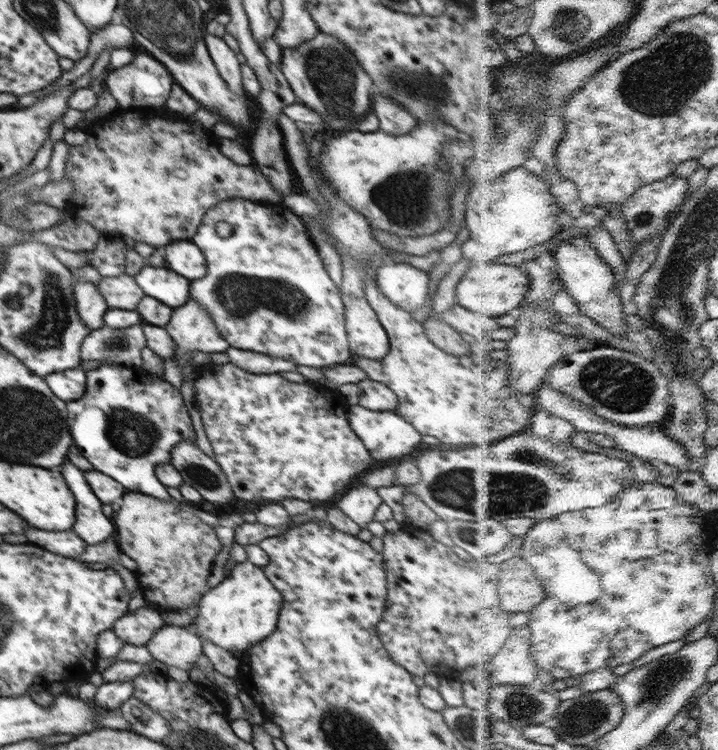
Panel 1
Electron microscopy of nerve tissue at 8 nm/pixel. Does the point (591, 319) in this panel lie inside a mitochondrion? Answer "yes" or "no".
no

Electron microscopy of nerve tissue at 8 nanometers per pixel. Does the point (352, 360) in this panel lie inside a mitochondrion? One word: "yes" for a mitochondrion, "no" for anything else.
no

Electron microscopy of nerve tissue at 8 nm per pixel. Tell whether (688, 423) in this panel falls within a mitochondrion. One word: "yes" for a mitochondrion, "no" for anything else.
yes

